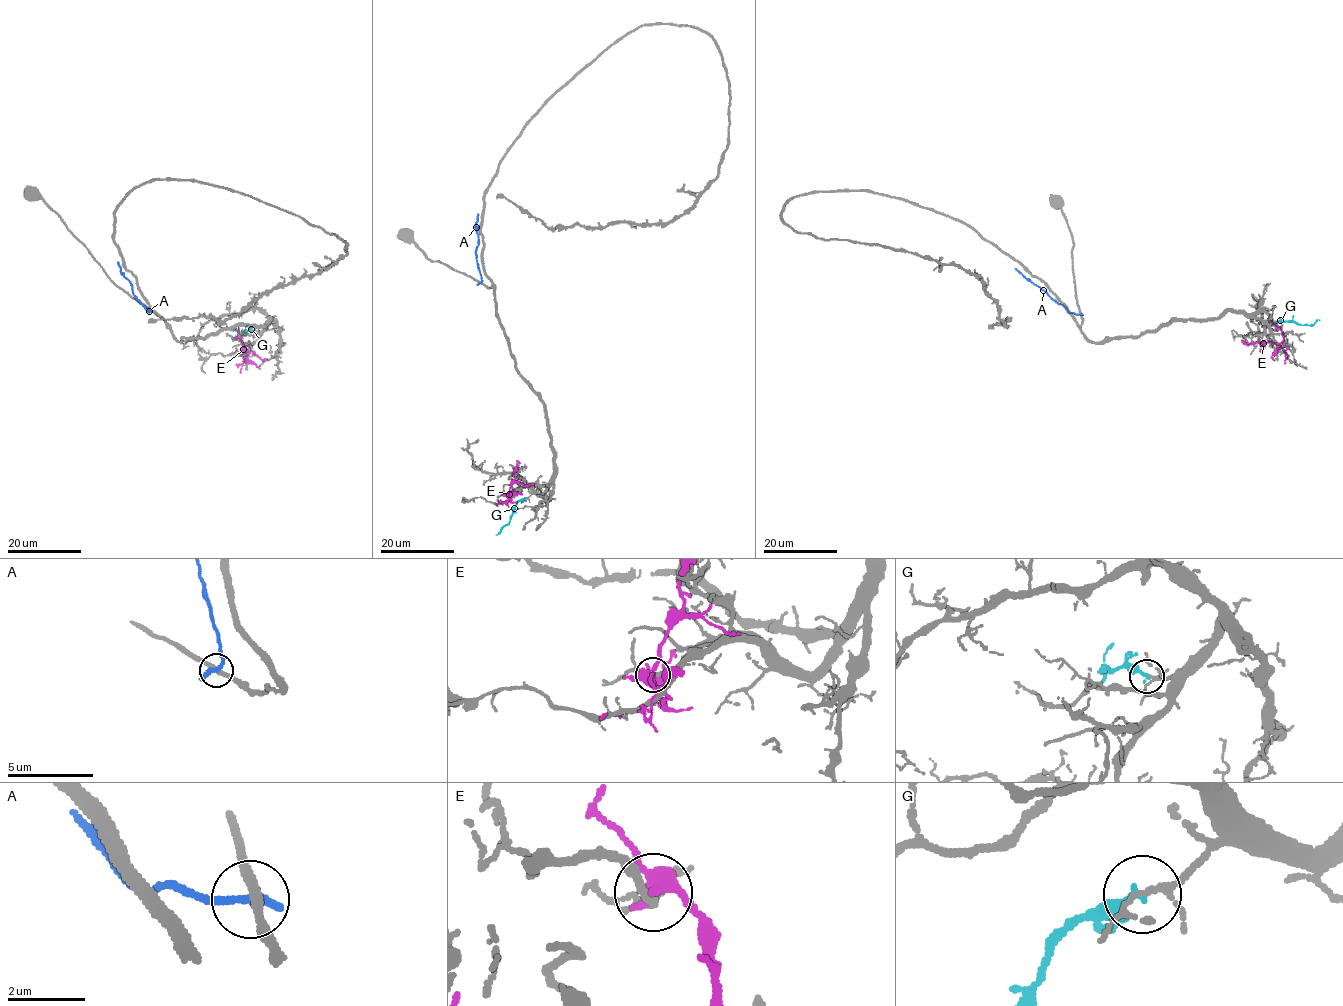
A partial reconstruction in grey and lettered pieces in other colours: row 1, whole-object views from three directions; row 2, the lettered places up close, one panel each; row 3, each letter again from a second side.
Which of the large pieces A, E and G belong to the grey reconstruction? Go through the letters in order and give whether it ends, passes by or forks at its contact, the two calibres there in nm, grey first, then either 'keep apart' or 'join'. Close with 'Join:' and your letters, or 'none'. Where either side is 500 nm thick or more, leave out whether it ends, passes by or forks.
A: it ends | 300/320 nm | keep apart
E: it forks | 200/320 nm | keep apart
G: it ends | 110/200 nm | join
Join: G

